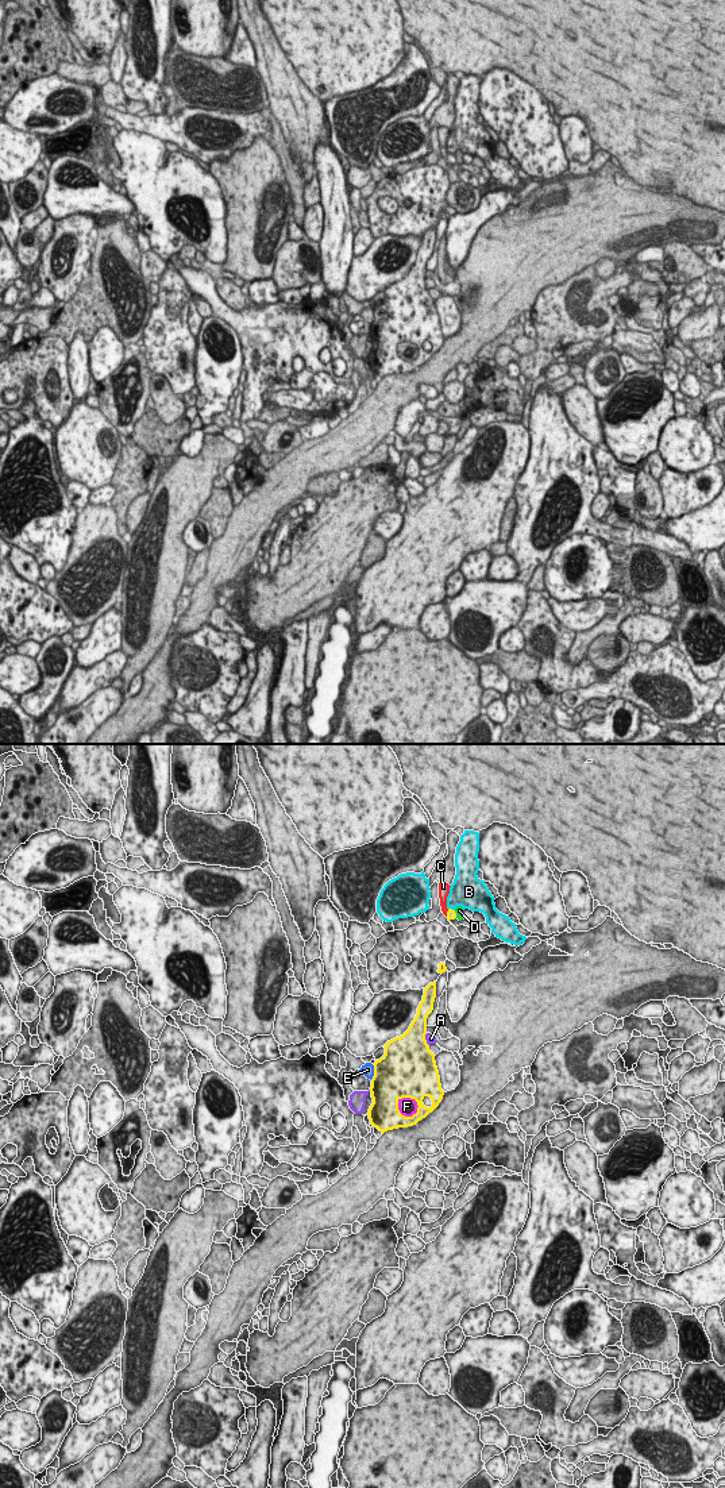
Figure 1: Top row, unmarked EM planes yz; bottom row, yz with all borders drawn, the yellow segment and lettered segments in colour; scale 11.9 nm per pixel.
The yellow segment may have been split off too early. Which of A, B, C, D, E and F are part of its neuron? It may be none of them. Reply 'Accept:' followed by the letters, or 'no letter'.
Accept: no letter

